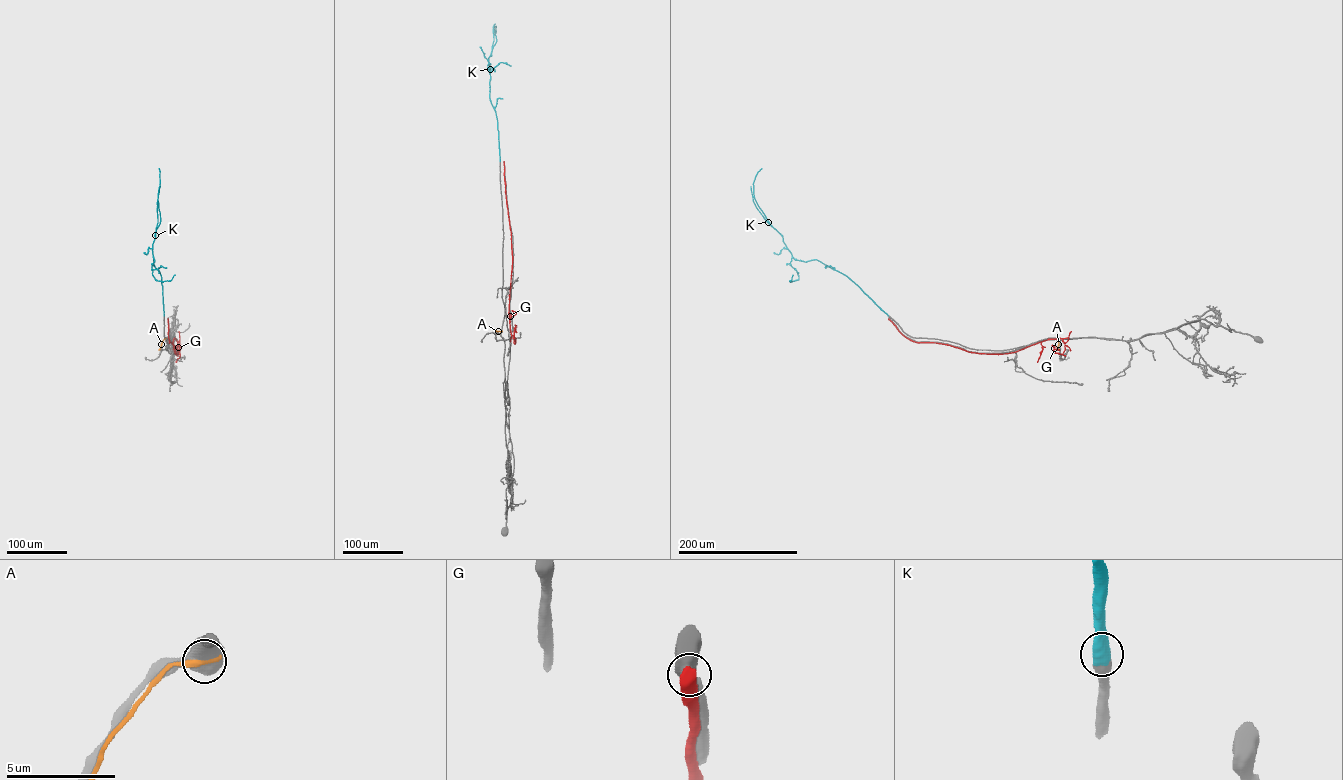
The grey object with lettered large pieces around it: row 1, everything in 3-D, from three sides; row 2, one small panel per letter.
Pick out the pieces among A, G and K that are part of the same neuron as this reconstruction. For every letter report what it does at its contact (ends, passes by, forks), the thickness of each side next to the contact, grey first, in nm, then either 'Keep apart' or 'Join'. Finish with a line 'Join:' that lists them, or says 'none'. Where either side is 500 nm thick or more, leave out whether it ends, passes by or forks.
A: Thickness 800 nm (grey) against 360 nm. Keep apart
G: Thickness 850 nm (grey) against 700 nm. Keep apart
K: Thickness 650 nm (grey) against 700 nm. Join
Join: K

